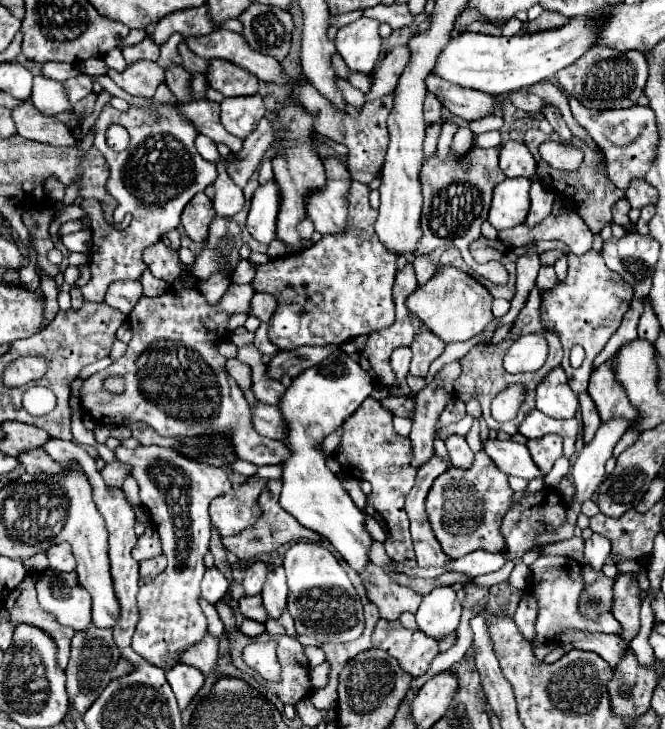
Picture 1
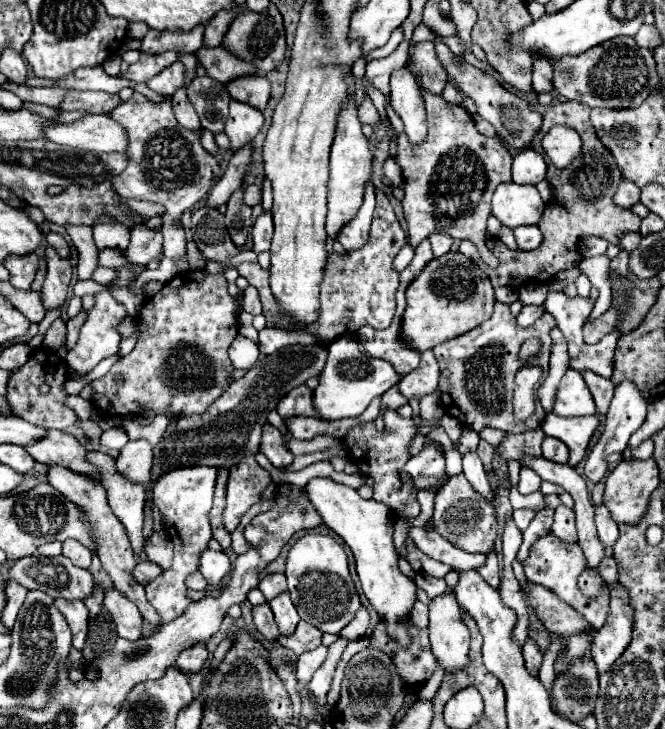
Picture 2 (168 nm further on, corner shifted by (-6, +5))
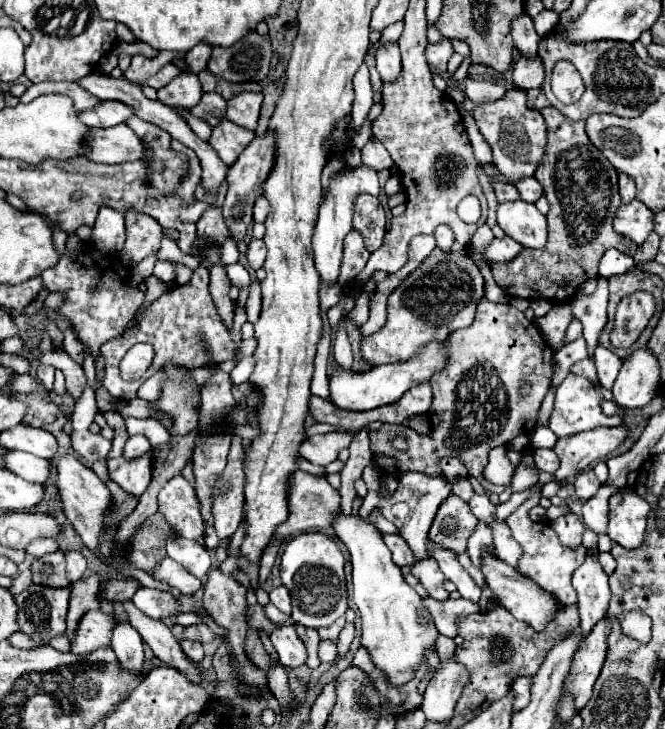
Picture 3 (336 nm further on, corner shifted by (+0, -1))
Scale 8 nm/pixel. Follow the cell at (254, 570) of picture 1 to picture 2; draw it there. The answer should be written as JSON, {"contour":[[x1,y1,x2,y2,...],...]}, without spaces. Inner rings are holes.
{"contour":[[278,572,266,574,266,576,260,580,258,588,260,588,260,592,266,596,266,600,272,600,274,596,278,596,280,592,286,590,286,576,284,576,284,574,278,574]]}

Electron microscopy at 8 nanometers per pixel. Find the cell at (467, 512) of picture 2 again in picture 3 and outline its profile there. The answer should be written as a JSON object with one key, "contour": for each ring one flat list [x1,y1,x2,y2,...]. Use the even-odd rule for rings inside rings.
{"contour":[[448,496,446,502,438,508,438,514,432,522,428,538,456,554,466,552,466,542,476,528,476,518,470,514,470,508,458,496]]}

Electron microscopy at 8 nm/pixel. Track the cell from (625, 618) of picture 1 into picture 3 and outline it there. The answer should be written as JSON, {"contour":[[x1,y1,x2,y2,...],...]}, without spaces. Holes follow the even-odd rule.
{"contour":[[602,620,594,626,594,630,584,638,580,650,574,656,572,670,566,678,564,690,574,698,574,706,580,712,582,706,590,700,592,686,602,670,606,658,606,636,608,636,608,622]]}

